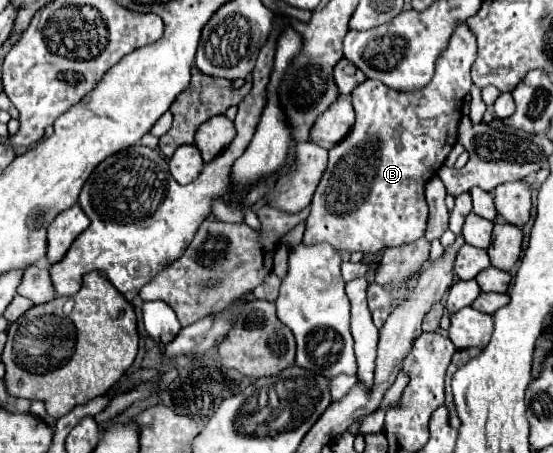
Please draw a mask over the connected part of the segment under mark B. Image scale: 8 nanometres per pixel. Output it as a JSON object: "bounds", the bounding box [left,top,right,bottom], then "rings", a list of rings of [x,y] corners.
{"bounds":[304,23,476,255],"rings":[[[460,23],[450,37],[446,55],[436,61],[436,73],[426,89],[414,93],[398,93],[380,81],[364,81],[354,89],[352,105],[356,111],[356,123],[336,147],[328,151],[328,167],[320,179],[320,185],[310,203],[310,215],[306,219],[304,245],[330,243],[338,251],[362,251],[368,255],[380,253],[388,247],[406,245],[424,237],[428,221],[428,203],[424,195],[426,183],[444,165],[444,159],[456,143],[456,127],[462,117],[464,95],[472,87],[470,67],[476,61],[476,37],[466,23]]]}

